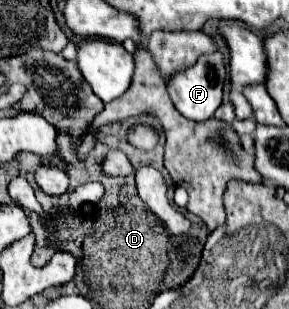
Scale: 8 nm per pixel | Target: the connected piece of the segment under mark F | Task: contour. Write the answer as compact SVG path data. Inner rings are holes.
M220 52L214 54L206 54L200 56L198 62L194 66L190 66L188 70L176 74L170 84L168 84L168 94L176 106L176 110L192 120L192 122L204 122L210 120L214 116L214 112L218 110L220 102L222 102L222 86L224 86L224 76L226 76L226 66L222 60Z

